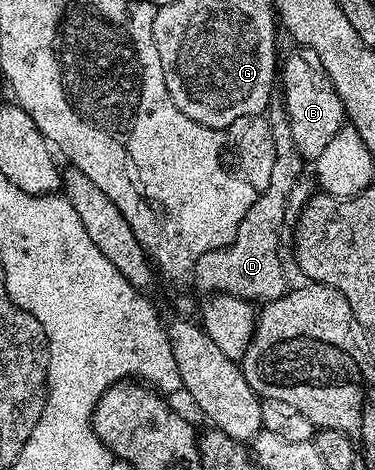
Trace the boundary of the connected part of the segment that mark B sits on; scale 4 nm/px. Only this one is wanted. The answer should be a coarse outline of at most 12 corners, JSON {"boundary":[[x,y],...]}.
{"boundary":[[317,52],[281,62],[281,105],[304,160],[345,125]]}

